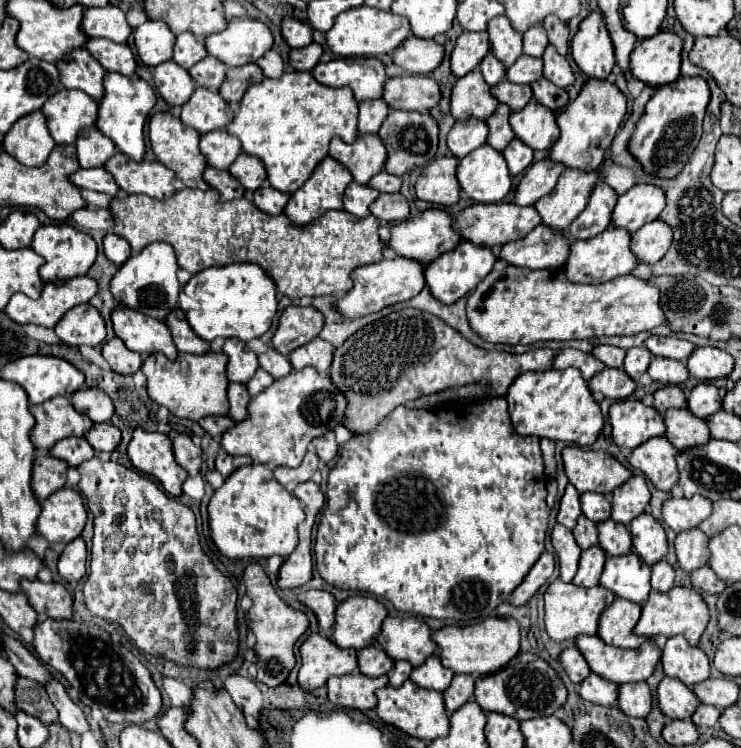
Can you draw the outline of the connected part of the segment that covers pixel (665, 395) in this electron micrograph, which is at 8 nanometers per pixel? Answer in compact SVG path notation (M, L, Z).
M662 386L654 392L653 397L653 407L660 410L660 414L670 408L686 408L686 396L678 386Z

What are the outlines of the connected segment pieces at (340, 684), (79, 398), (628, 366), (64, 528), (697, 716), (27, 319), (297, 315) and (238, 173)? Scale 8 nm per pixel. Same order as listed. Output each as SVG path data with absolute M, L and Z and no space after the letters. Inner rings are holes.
M352 672L348 676L332 676L328 686L328 698L334 706L342 708L356 708L356 710L370 710L376 706L374 692L388 684L386 676L368 678L360 672Z
M82 386L74 392L72 406L76 406L80 414L86 414L88 418L92 418L92 422L106 422L114 414L114 406L108 394L88 386Z
M638 346L638 348L630 348L626 352L626 358L624 358L624 372L632 378L632 380L640 380L640 376L648 370L648 362L650 362L652 354L644 348L644 346Z
M62 488L42 502L38 534L48 542L72 542L86 526L86 506L82 496L72 488Z
M706 704L698 706L696 712L692 714L692 722L696 726L702 726L702 728L714 726L718 722L718 718L720 718L720 710L716 706L706 706Z
M76 276L68 282L50 282L50 284L44 284L42 288L42 294L38 300L32 300L24 294L14 294L8 302L8 306L4 308L4 312L16 322L16 324L36 324L36 326L46 326L46 328L54 328L56 322L62 318L62 314L66 310L70 310L72 306L78 306L78 304L86 304L90 302L90 298L98 292L98 284L94 278L90 276Z
M288 306L278 320L278 328L272 336L272 348L288 356L292 350L314 340L316 330L320 330L318 310L312 310L312 306L304 306L304 308Z
M240 154L234 160L234 164L228 168L228 172L242 184L244 190L250 190L250 192L258 190L266 182L264 166L260 166L260 162L256 162L256 158L244 158L244 154Z

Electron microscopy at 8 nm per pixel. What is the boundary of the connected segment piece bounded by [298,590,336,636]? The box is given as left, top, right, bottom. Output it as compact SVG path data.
M306 590L306 592L298 594L298 600L316 614L318 626L320 626L320 634L330 636L332 634L332 626L334 626L334 614L336 614L334 596L324 592L324 590Z

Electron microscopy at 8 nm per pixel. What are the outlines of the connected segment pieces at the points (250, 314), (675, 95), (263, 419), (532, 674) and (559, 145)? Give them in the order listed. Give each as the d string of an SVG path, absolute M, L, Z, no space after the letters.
M228 264L224 268L202 270L188 280L184 292L198 302L198 308L186 312L186 320L206 342L214 338L240 338L242 342L250 342L252 338L260 338L276 316L276 288L256 264Z
M678 78L648 100L636 130L628 142L628 152L642 170L656 178L676 178L690 154L698 146L702 134L702 118L710 100L710 90L704 78Z
M312 368L292 370L288 378L274 382L250 400L248 418L226 430L220 436L220 446L230 456L250 456L256 464L266 464L270 468L296 468L300 466L312 438L344 422L344 410L346 400L332 386L328 376L316 374Z
M518 654L516 664L508 664L498 674L476 678L474 698L480 708L488 712L500 712L516 720L530 720L538 716L552 716L566 702L566 688L556 672L536 654Z
M588 80L582 92L574 102L570 102L562 114L558 114L558 128L560 138L548 152L548 160L562 164L570 170L582 170L582 172L594 172L606 156L606 150L610 148L610 142L614 140L622 118L626 114L626 96L608 80L604 82L592 82Z

